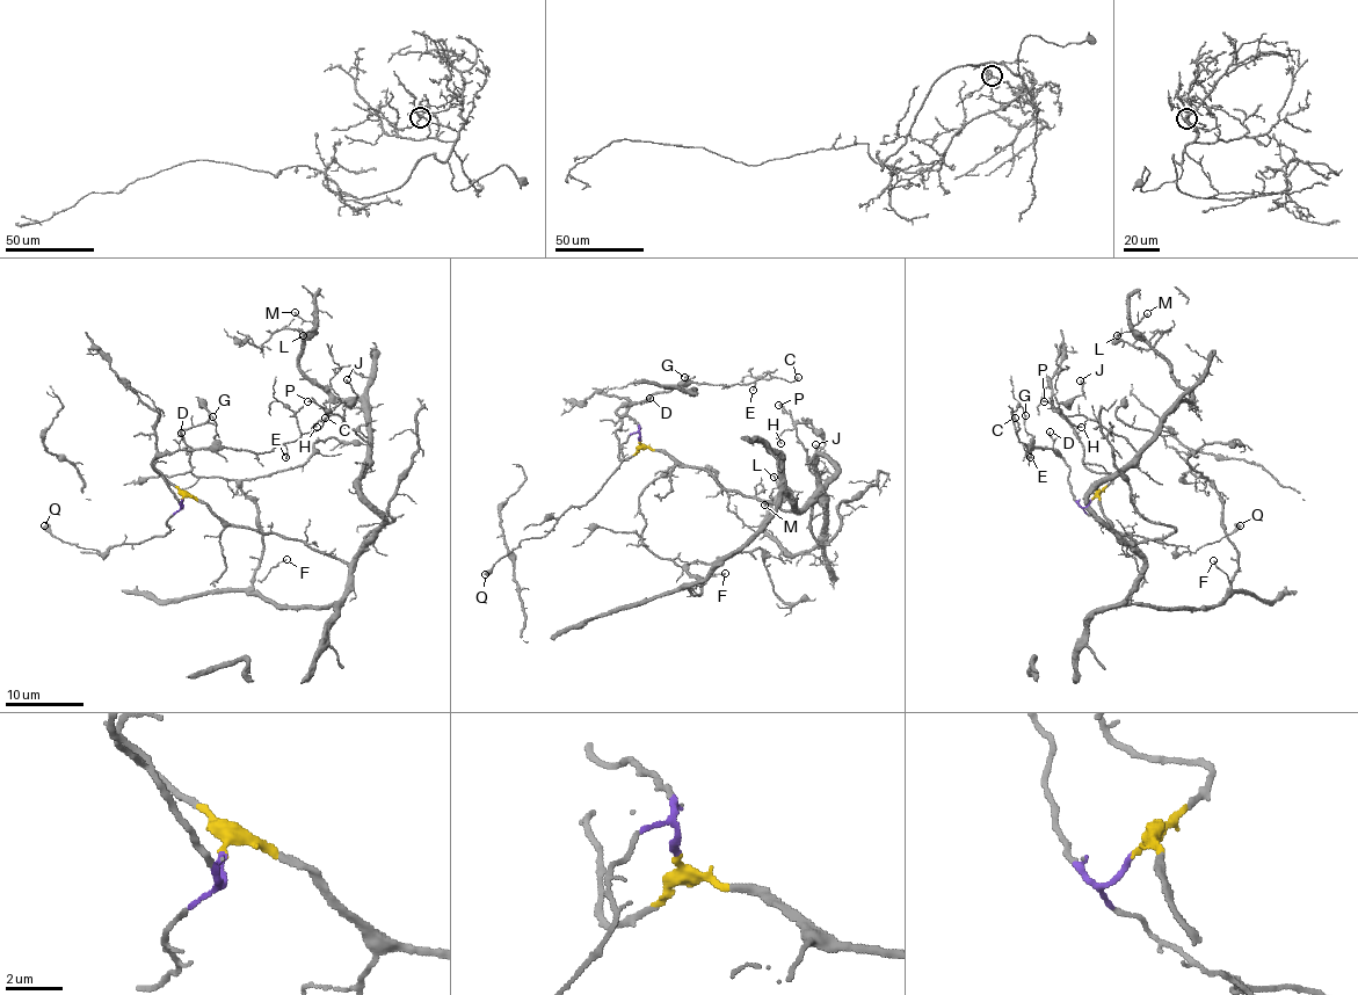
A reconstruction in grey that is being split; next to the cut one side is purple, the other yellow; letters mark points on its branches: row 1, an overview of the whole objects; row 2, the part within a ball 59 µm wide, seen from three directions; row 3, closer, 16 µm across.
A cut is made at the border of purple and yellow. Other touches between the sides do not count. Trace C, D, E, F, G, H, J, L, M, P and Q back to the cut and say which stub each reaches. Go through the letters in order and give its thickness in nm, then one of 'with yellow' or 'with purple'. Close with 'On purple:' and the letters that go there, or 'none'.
C: 120 nm thick; with purple
D: 110 nm thick; with purple
E: 120 nm thick; with purple
F: 110 nm thick; with yellow
G: 90 nm thick; with purple
H: 130 nm thick; with yellow
J: 130 nm thick; with yellow
L: 120 nm thick; with yellow
M: 100 nm thick; with yellow
P: 110 nm thick; with yellow
Q: 480 nm thick; with purple
On purple: C, D, E, G, Q

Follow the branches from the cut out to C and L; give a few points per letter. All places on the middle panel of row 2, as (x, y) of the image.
C: (639, 441), (636, 422), (616, 411), (623, 405), (680, 385), (732, 385), (772, 377), (791, 382), (798, 377)
L: (639, 441), (784, 509), (834, 472), (826, 458), (815, 545), (786, 553), (762, 529), (772, 476)

